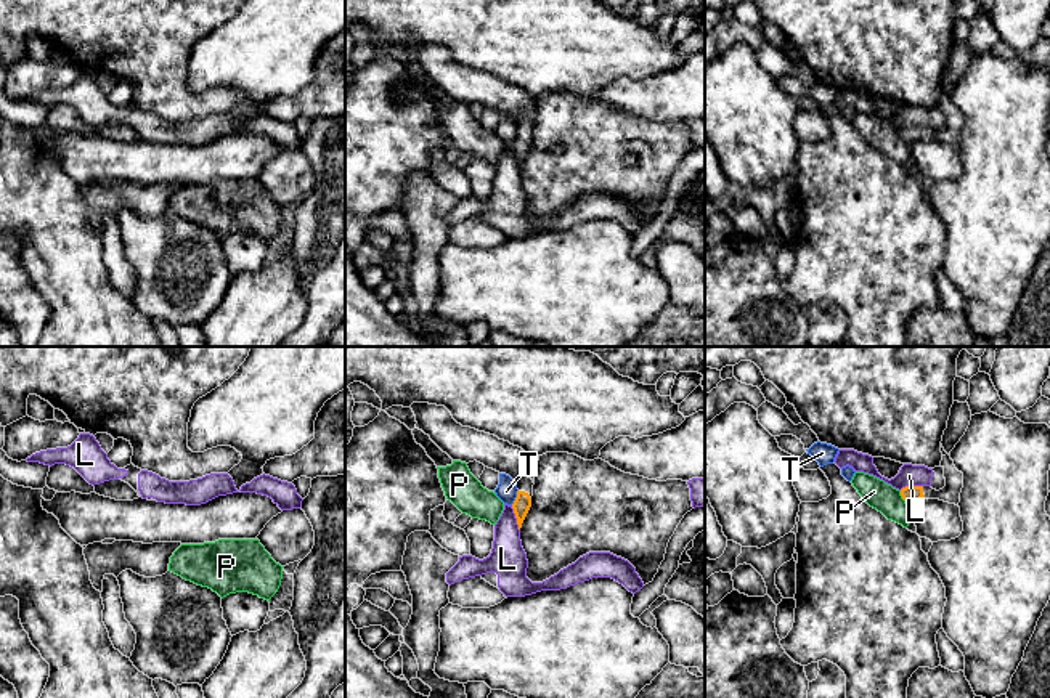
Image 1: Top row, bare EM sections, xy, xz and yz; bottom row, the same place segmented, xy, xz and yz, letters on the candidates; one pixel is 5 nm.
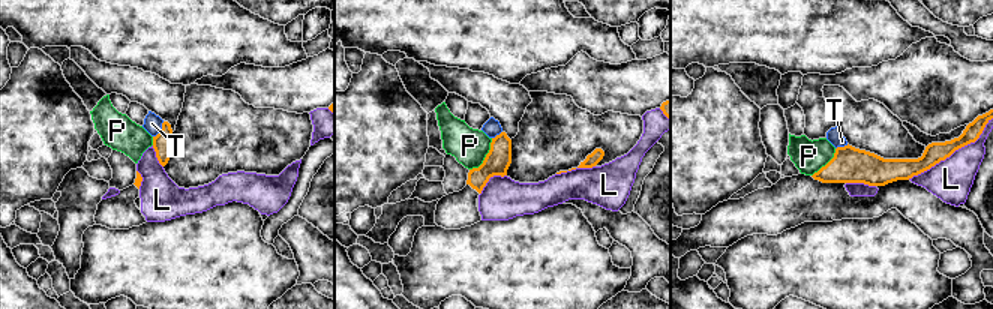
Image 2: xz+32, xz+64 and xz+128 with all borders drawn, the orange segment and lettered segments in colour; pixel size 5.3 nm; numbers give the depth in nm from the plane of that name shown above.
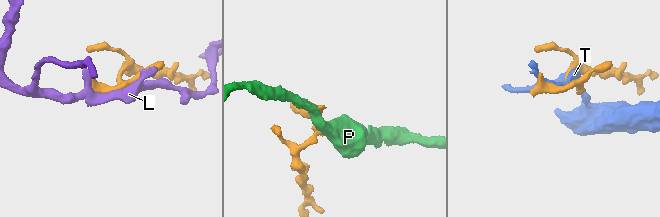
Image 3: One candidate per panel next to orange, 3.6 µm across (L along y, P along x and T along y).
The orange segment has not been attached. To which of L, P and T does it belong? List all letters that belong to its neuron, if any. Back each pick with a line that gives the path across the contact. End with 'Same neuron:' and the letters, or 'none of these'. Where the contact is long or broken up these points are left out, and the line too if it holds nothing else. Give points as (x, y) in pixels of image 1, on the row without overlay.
Same neuron: none of these

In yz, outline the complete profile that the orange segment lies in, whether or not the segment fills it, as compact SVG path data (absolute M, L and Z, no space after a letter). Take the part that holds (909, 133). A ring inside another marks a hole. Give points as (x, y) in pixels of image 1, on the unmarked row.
M949 95L942 96L941 108L944 109L946 127L939 132L931 127L906 127L901 130L901 136L907 146L920 140L939 140L958 146L963 114L955 109Z

